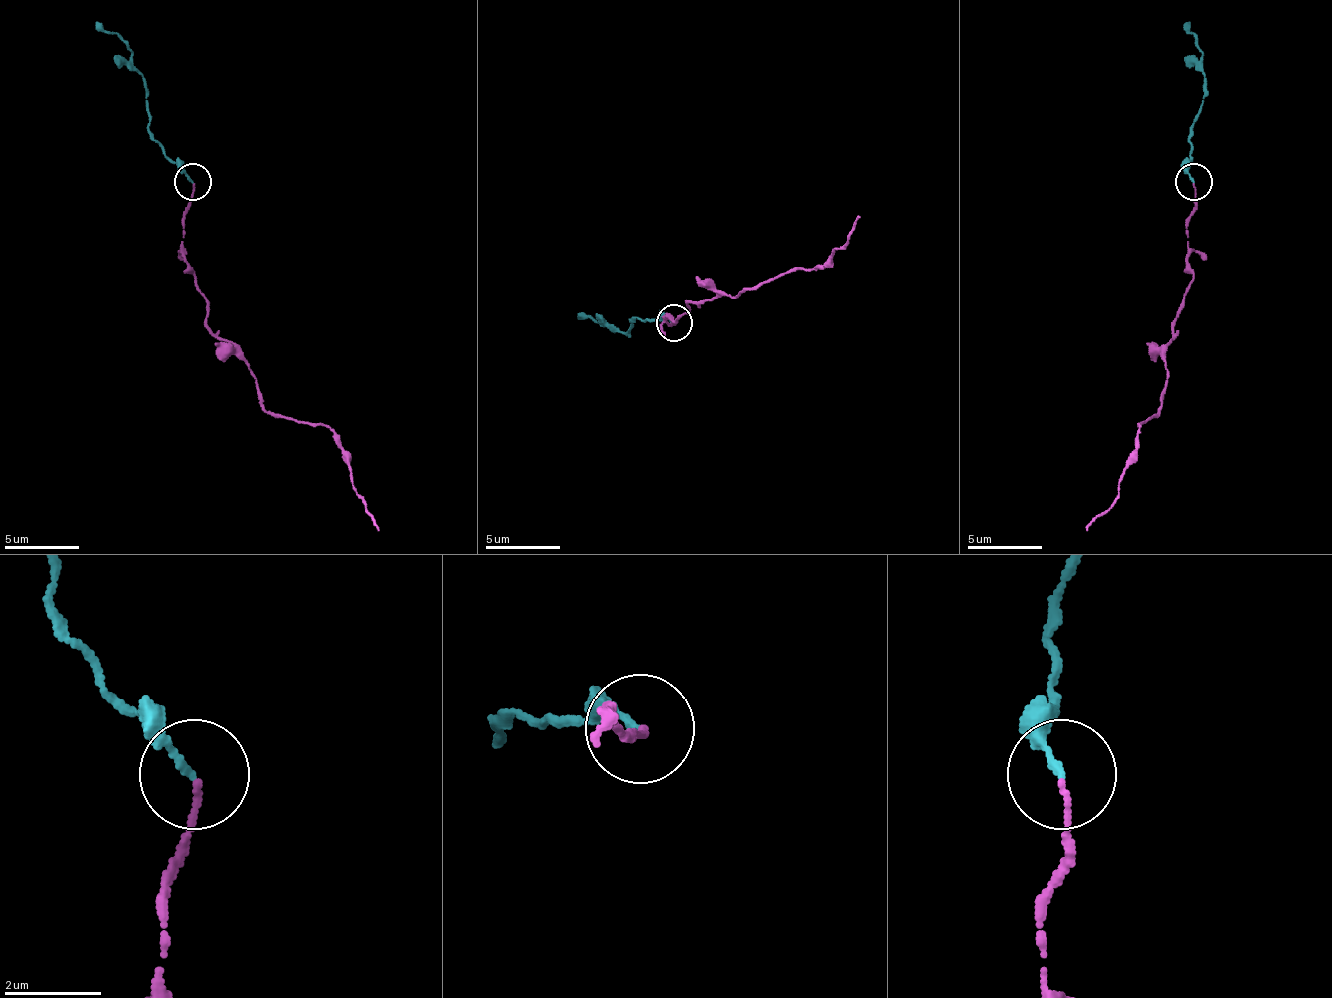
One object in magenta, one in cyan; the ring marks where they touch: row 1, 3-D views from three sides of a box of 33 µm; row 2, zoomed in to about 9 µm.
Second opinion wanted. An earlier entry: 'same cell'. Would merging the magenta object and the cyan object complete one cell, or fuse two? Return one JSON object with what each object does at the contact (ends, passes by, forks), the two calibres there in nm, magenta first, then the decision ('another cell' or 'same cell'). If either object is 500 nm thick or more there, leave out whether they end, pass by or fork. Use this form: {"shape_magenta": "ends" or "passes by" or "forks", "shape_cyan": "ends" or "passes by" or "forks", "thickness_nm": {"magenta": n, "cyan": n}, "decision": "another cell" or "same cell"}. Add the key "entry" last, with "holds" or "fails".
{"shape_magenta": "ends", "shape_cyan": "ends", "thickness_nm": {"magenta": 100, "cyan": 130}, "decision": "same cell", "entry": "holds"}

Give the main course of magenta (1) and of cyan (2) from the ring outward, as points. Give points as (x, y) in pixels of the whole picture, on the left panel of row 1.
1: (192, 182), (184, 261), (207, 301), (207, 327), (237, 349), (266, 409), (322, 424), (333, 435), (378, 531)
2: (192, 182), (151, 134), (143, 75), (128, 49), (95, 22)

